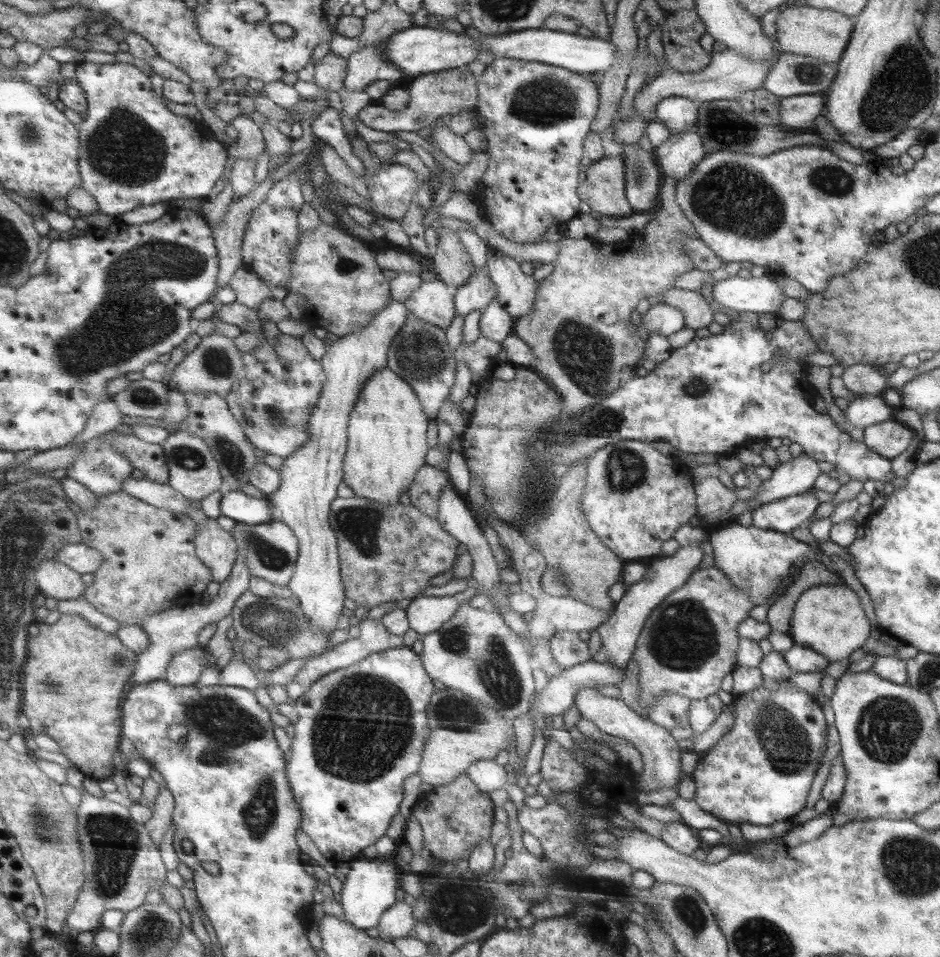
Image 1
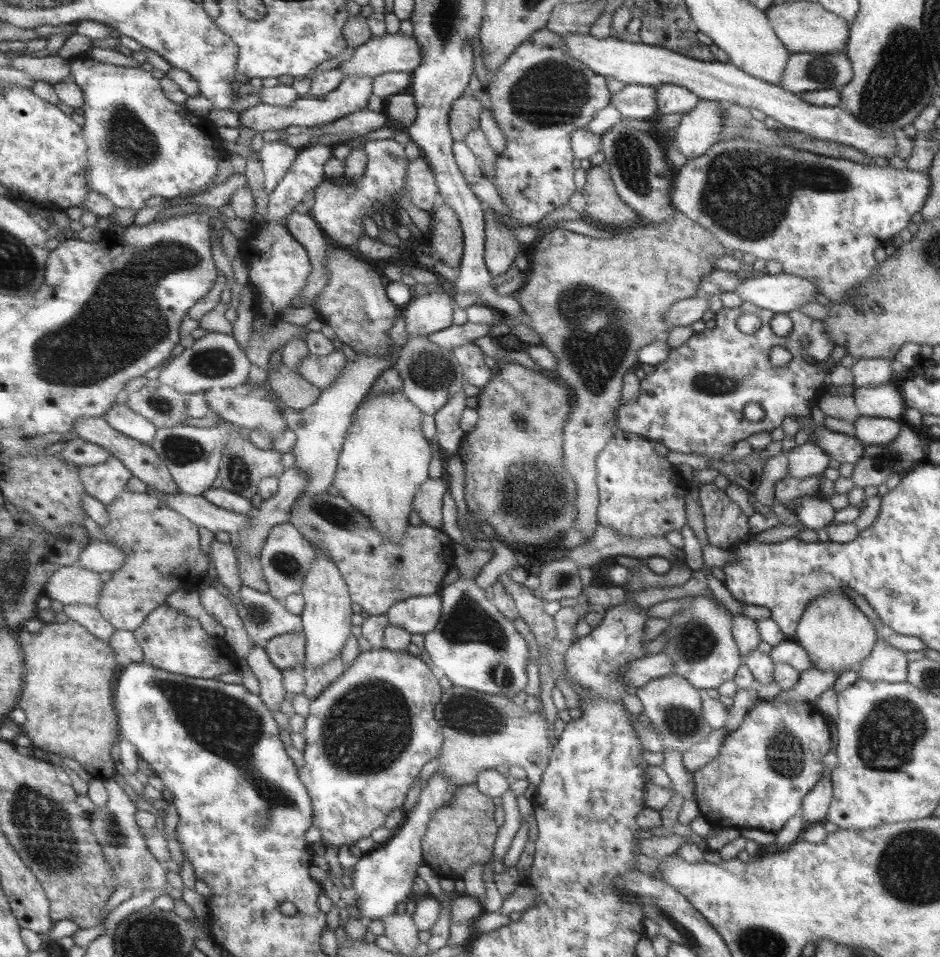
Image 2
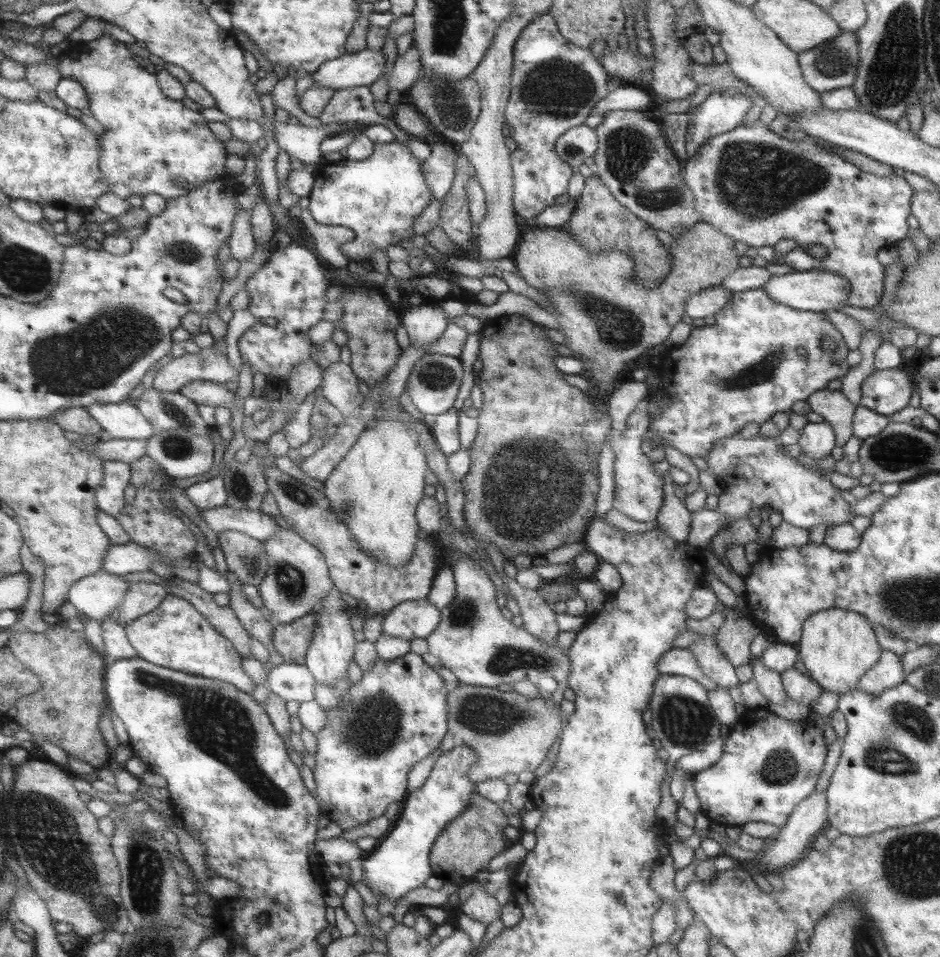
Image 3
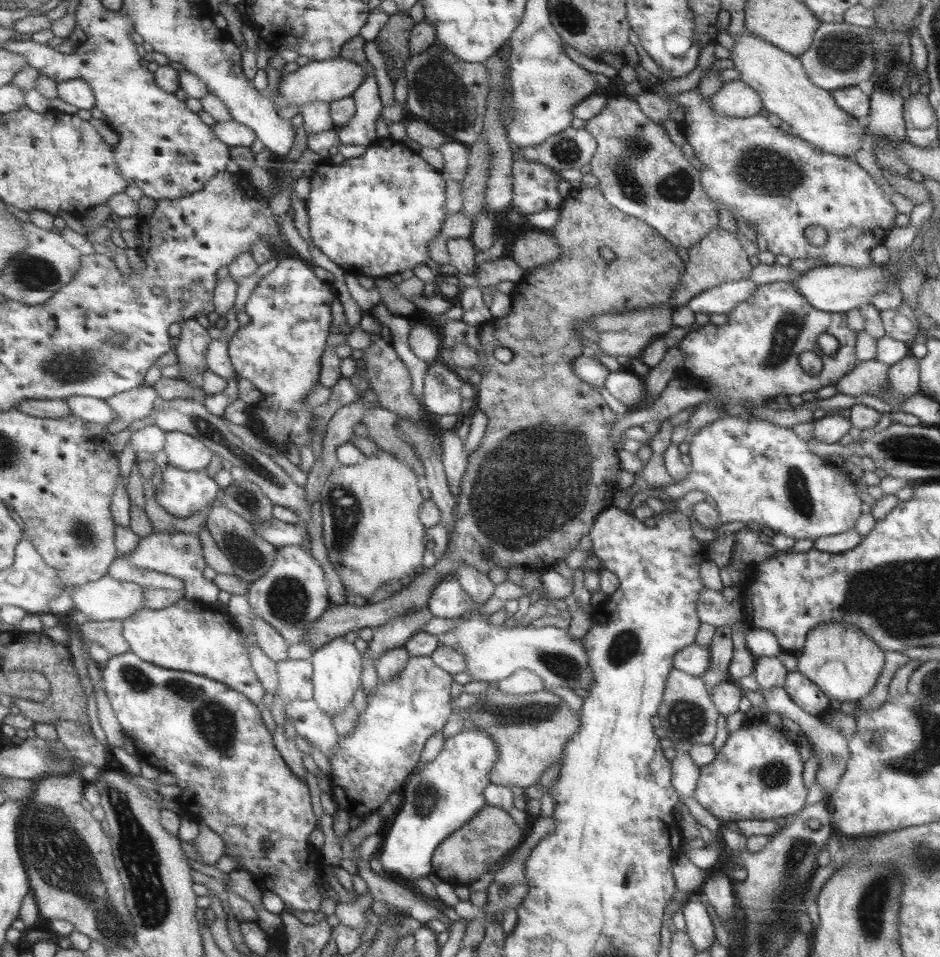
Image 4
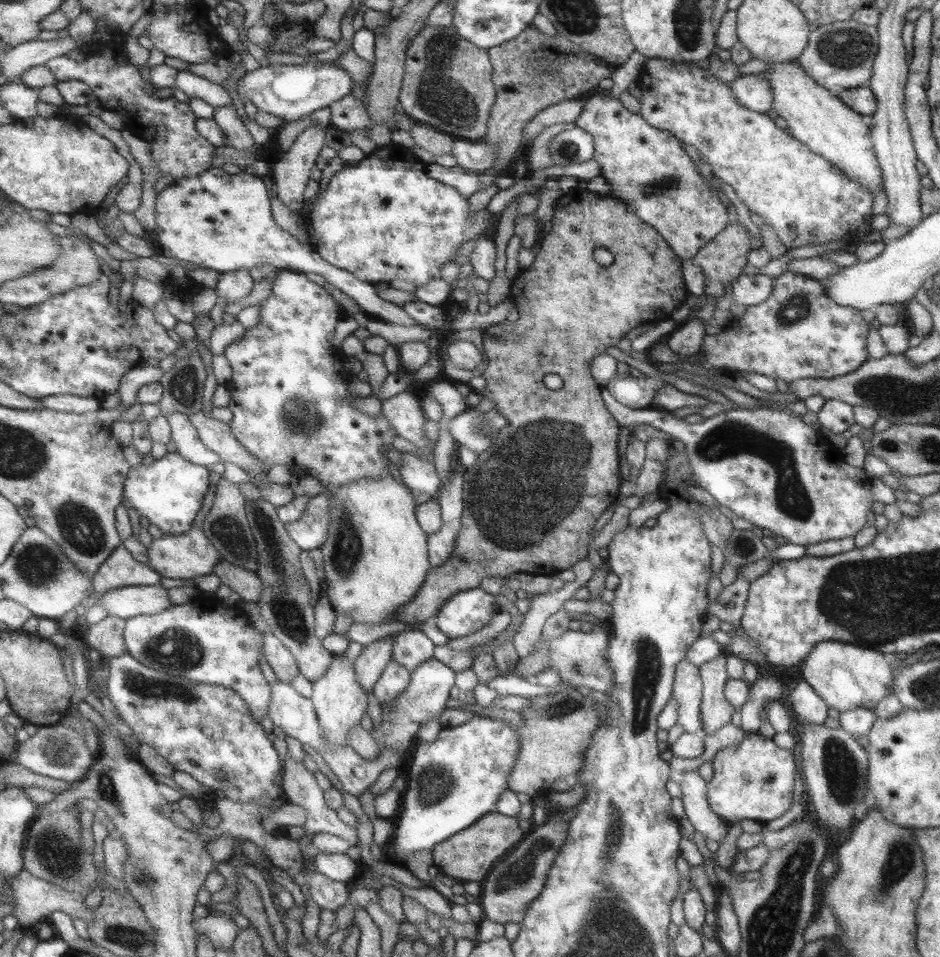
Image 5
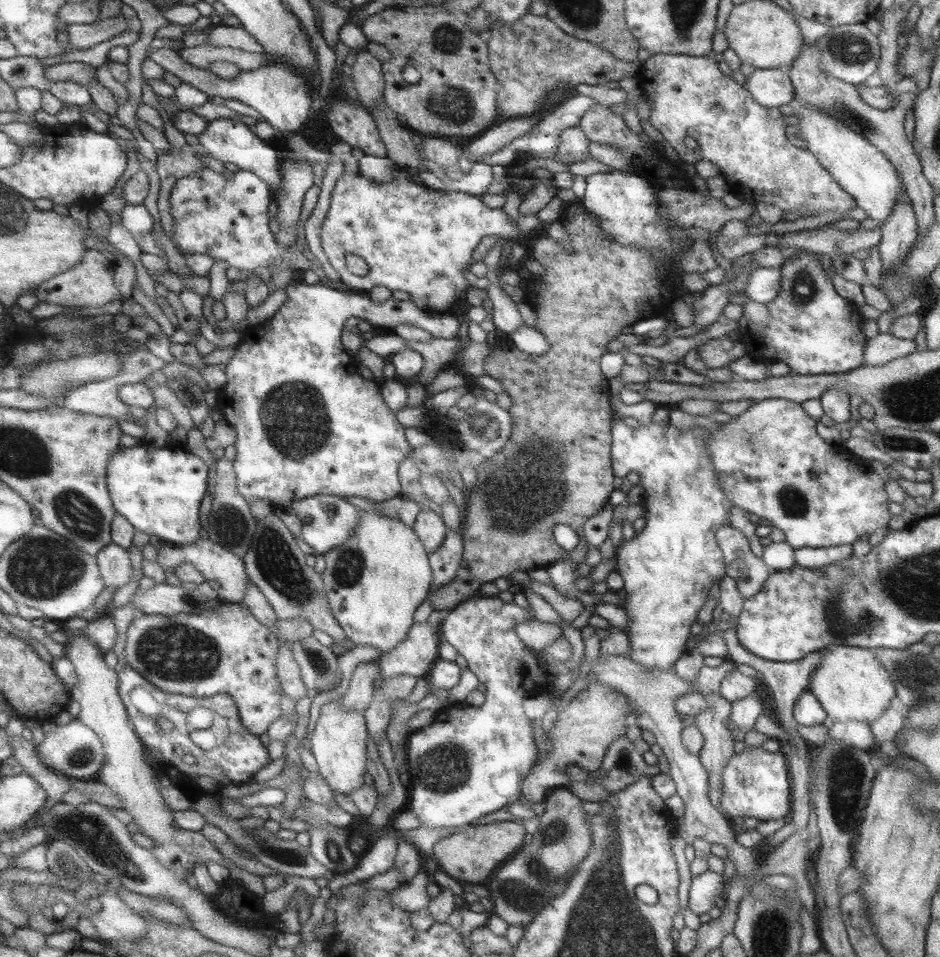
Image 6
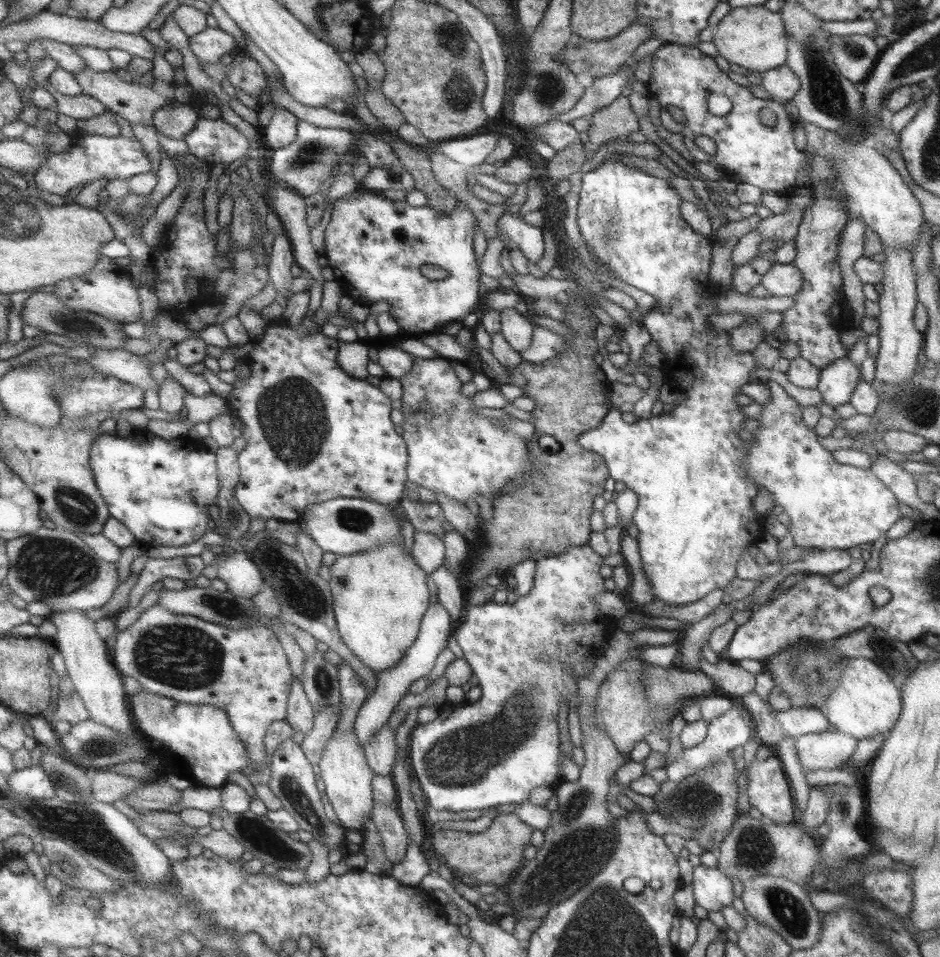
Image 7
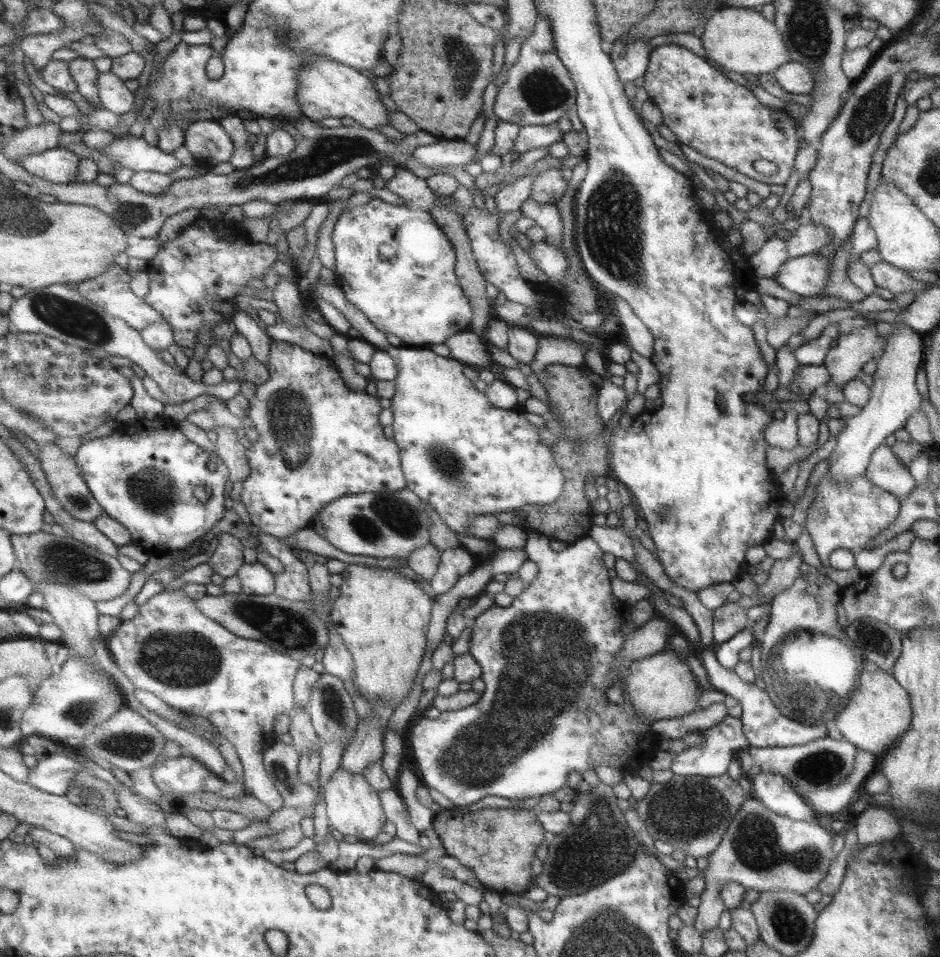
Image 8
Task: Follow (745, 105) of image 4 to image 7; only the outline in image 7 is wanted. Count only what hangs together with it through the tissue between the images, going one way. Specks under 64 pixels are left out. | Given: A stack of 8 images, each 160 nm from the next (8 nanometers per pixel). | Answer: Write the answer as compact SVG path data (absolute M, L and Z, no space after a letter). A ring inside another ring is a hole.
M781 65L763 72L760 85L771 94L771 99L784 103L799 90L800 82L787 65Z

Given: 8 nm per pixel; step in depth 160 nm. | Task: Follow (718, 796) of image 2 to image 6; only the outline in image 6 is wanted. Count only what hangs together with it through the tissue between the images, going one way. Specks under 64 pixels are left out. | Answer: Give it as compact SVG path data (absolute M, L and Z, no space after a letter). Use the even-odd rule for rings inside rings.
M760 747L733 753L720 773L721 812L730 820L736 816L779 820L789 816L791 793L788 765L780 752L765 752Z

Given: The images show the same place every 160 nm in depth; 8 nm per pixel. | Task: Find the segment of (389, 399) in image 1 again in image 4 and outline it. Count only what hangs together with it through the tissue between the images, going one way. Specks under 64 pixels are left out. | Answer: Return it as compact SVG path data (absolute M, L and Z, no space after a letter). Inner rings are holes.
M378 449L375 455L363 456L355 465L342 465L334 468L321 485L320 508L322 514L322 537L326 548L326 558L335 564L334 571L348 592L373 603L373 595L386 582L404 580L420 570L425 531L418 519L418 510L424 501L419 494L421 483L416 474L396 456Z

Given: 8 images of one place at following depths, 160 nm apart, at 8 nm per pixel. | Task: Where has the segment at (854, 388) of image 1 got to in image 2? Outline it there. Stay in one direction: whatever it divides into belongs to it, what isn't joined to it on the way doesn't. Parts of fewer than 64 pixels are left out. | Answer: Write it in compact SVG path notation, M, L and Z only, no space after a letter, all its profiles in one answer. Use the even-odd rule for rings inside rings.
M858 358L850 368L854 382L852 386L880 385L892 380L892 359Z

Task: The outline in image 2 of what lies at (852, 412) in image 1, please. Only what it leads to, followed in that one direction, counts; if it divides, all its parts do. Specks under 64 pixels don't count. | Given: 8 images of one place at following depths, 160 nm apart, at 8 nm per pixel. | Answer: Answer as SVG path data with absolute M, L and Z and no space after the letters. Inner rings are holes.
M889 380L880 385L854 387L852 398L860 415L899 420L906 409L899 383Z

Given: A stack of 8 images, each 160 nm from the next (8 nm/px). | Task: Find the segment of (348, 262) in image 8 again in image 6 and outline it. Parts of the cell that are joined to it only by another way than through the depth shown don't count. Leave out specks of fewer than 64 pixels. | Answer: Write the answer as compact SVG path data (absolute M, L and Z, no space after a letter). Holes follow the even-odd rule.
M395 165L395 174L393 174L393 179L391 179L391 183L385 185L375 185L373 181L367 181L365 178L361 177L361 174L347 174L343 172L341 176L337 178L335 181L333 190L331 192L330 204L327 209L325 219L323 219L323 223L321 225L320 232L320 245L323 250L323 253L328 259L329 264L333 268L333 270L339 275L339 280L349 286L349 288L353 288L353 290L363 290L369 291L373 286L385 286L387 290L401 290L401 292L407 292L410 296L410 301L413 304L416 304L419 308L423 308L424 310L428 310L429 312L447 312L451 308L451 304L455 304L455 300L459 300L465 296L465 292L468 289L469 282L465 280L463 277L463 272L468 271L469 268L474 264L471 262L471 255L473 255L473 251L475 251L476 246L479 244L479 241L485 238L487 235L496 235L503 236L506 243L515 243L523 244L529 247L532 243L531 234L524 234L519 231L517 227L517 223L511 223L507 214L501 208L487 208L479 197L475 197L469 194L461 193L461 192L443 192L440 190L432 190L422 184L422 186L416 186L410 180L409 173L405 173L405 171L401 171L397 165ZM347 254L353 254L365 261L367 265L367 274L363 275L355 275L350 274L349 270L347 270L345 266L345 256Z

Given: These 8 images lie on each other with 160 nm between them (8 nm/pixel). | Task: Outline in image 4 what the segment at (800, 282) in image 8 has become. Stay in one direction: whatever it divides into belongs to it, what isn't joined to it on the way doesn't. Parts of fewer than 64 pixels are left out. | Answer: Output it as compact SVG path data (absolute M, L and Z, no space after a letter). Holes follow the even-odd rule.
M751 279L725 281L709 290L704 290L687 301L687 308L693 313L728 314L743 302L758 287Z

